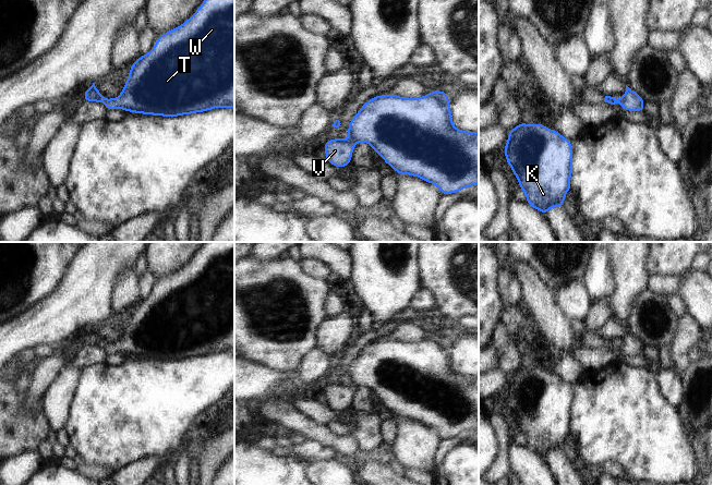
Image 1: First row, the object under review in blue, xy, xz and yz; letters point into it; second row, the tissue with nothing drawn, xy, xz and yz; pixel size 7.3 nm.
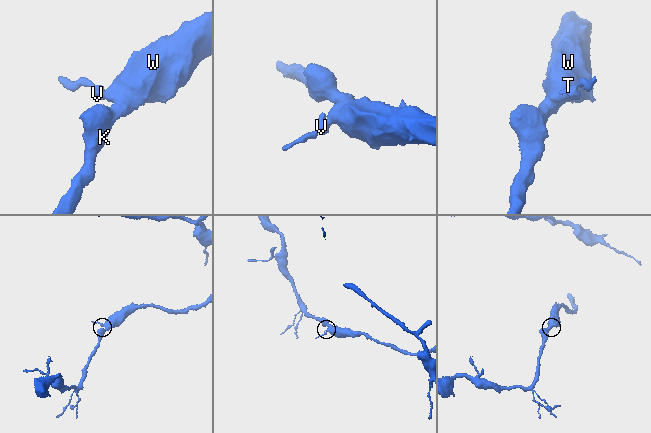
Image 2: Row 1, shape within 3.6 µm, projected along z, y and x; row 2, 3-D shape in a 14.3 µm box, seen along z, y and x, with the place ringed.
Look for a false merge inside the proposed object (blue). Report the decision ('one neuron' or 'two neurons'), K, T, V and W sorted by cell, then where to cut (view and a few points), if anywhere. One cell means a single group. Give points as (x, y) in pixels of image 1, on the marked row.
one neuron; K T V W; no cut

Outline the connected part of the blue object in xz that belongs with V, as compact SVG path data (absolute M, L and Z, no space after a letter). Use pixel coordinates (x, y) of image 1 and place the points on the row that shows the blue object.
M434 89L419 98L375 96L352 118L348 136L348 140L327 140L324 145L326 160L337 168L350 163L357 143L366 142L398 174L419 177L436 185L442 194L479 184L479 132L461 131L452 124L446 92Z

